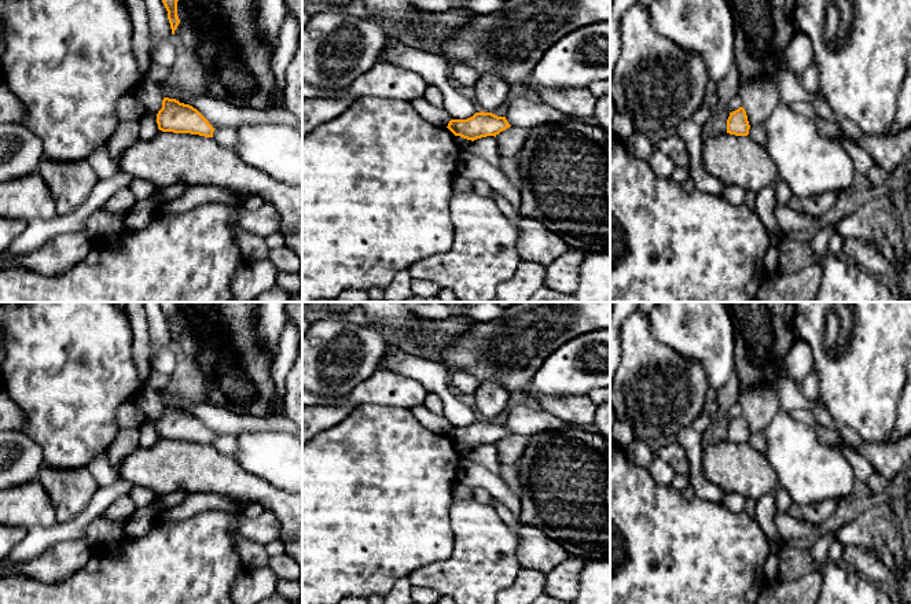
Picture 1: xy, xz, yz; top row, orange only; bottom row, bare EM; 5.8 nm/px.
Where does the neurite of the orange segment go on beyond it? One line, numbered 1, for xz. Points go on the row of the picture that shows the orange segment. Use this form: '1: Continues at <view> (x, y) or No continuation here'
1: No continuation here

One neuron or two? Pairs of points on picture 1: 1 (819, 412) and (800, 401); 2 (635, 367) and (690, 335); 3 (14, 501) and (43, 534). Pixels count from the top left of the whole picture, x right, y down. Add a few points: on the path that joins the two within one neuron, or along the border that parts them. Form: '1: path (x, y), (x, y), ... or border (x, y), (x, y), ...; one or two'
1: path (815, 408), (804, 402); one
2: border (649, 323), (650, 331), (660, 341), (698, 363); two
3: border (57, 520), (48, 526), (26, 529); two

